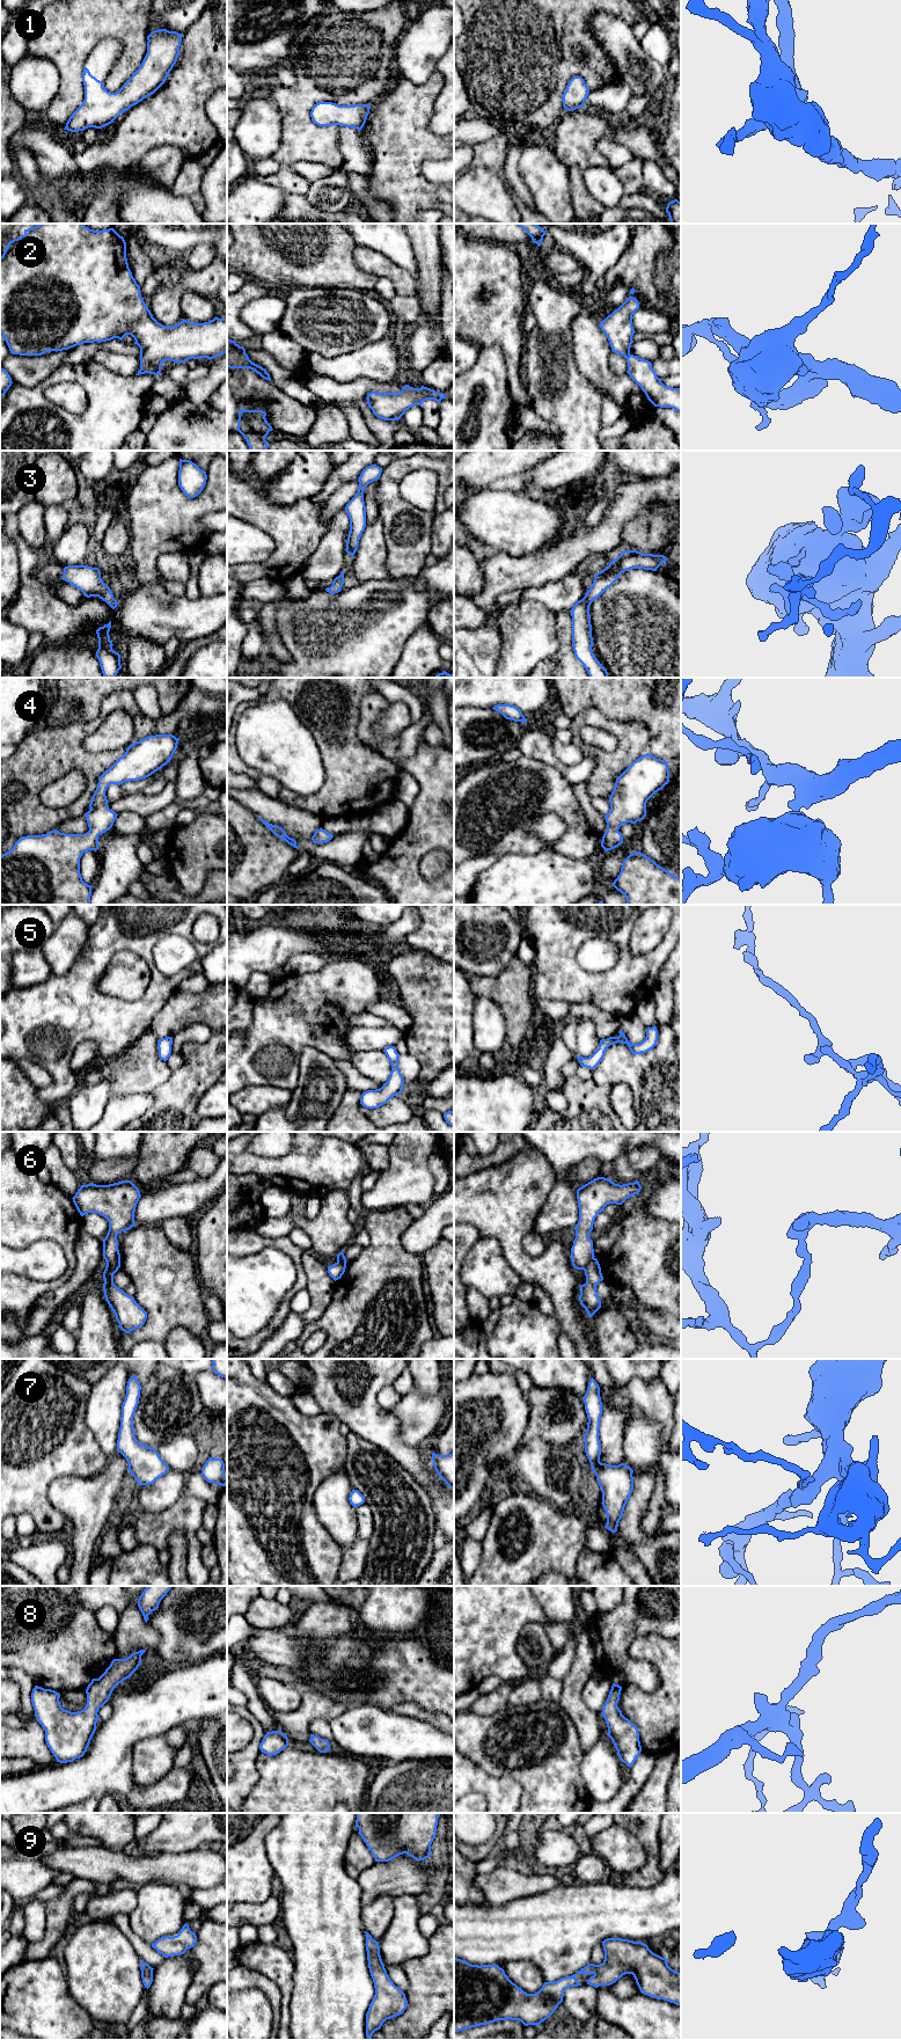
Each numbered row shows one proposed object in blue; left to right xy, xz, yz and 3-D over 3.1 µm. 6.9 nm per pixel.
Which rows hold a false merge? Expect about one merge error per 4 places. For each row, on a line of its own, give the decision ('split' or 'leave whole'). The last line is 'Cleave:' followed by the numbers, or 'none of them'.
1: leave whole
2: leave whole
3: leave whole
4: leave whole
5: leave whole
6: split
7: leave whole
8: leave whole
9: leave whole
Cleave: 6

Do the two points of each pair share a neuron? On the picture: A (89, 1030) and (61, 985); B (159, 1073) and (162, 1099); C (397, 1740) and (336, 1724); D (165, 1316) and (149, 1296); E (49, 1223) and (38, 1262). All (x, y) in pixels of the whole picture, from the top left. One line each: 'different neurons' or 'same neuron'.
A: same neuron
B: different neurons
C: same neuron
D: same neuron
E: different neurons

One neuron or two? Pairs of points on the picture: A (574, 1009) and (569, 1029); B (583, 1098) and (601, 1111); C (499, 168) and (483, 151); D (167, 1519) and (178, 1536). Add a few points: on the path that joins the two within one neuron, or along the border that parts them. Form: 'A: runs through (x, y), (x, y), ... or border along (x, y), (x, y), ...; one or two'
A: border along (569, 1014), (576, 1020); two
B: runs through (587, 1103), (596, 1111); one
C: runs through (496, 163), (488, 155); one
D: border along (177, 1529), (187, 1541), (185, 1557); two

